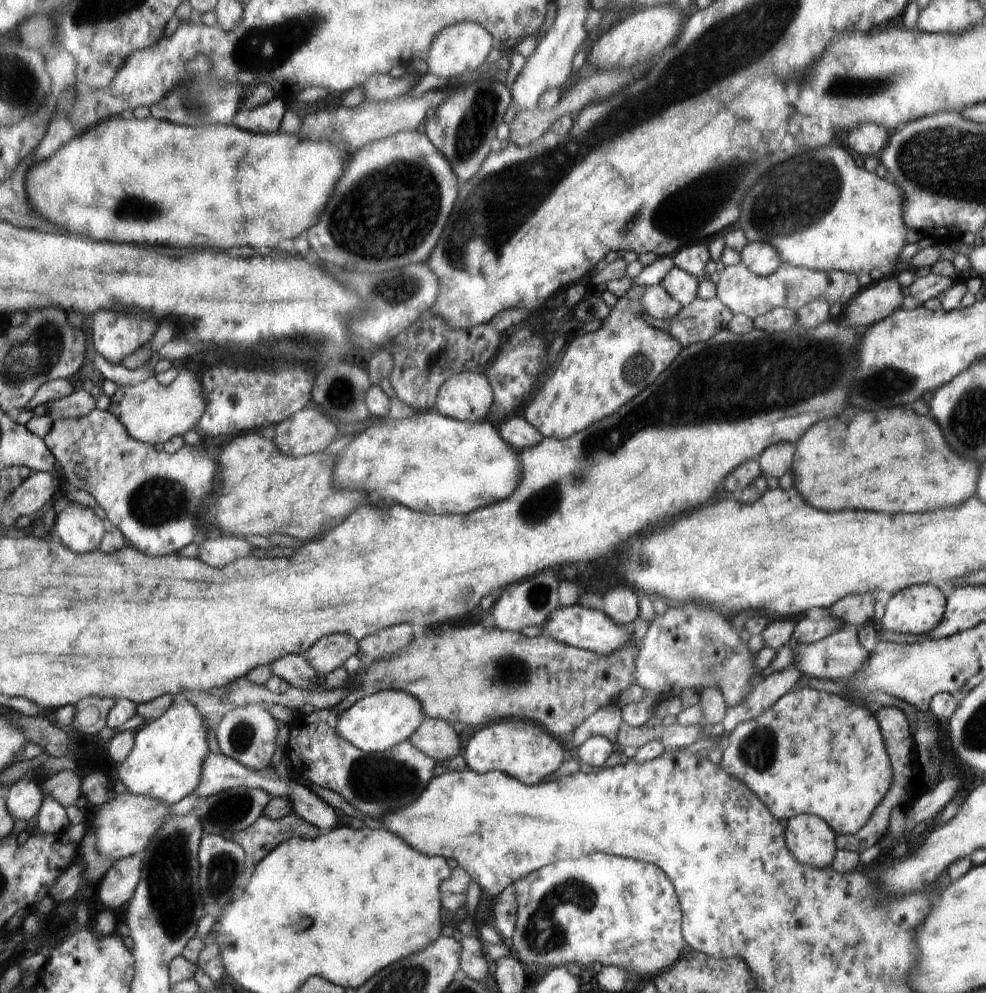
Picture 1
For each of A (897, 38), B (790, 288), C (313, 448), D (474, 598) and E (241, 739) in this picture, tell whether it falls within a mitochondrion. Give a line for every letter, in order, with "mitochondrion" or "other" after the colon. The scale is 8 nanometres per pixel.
A: other
B: mitochondrion
C: other
D: other
E: mitochondrion

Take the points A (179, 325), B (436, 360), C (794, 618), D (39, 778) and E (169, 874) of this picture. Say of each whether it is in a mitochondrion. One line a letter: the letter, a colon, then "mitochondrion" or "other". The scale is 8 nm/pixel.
A: other
B: mitochondrion
C: other
D: other
E: mitochondrion

